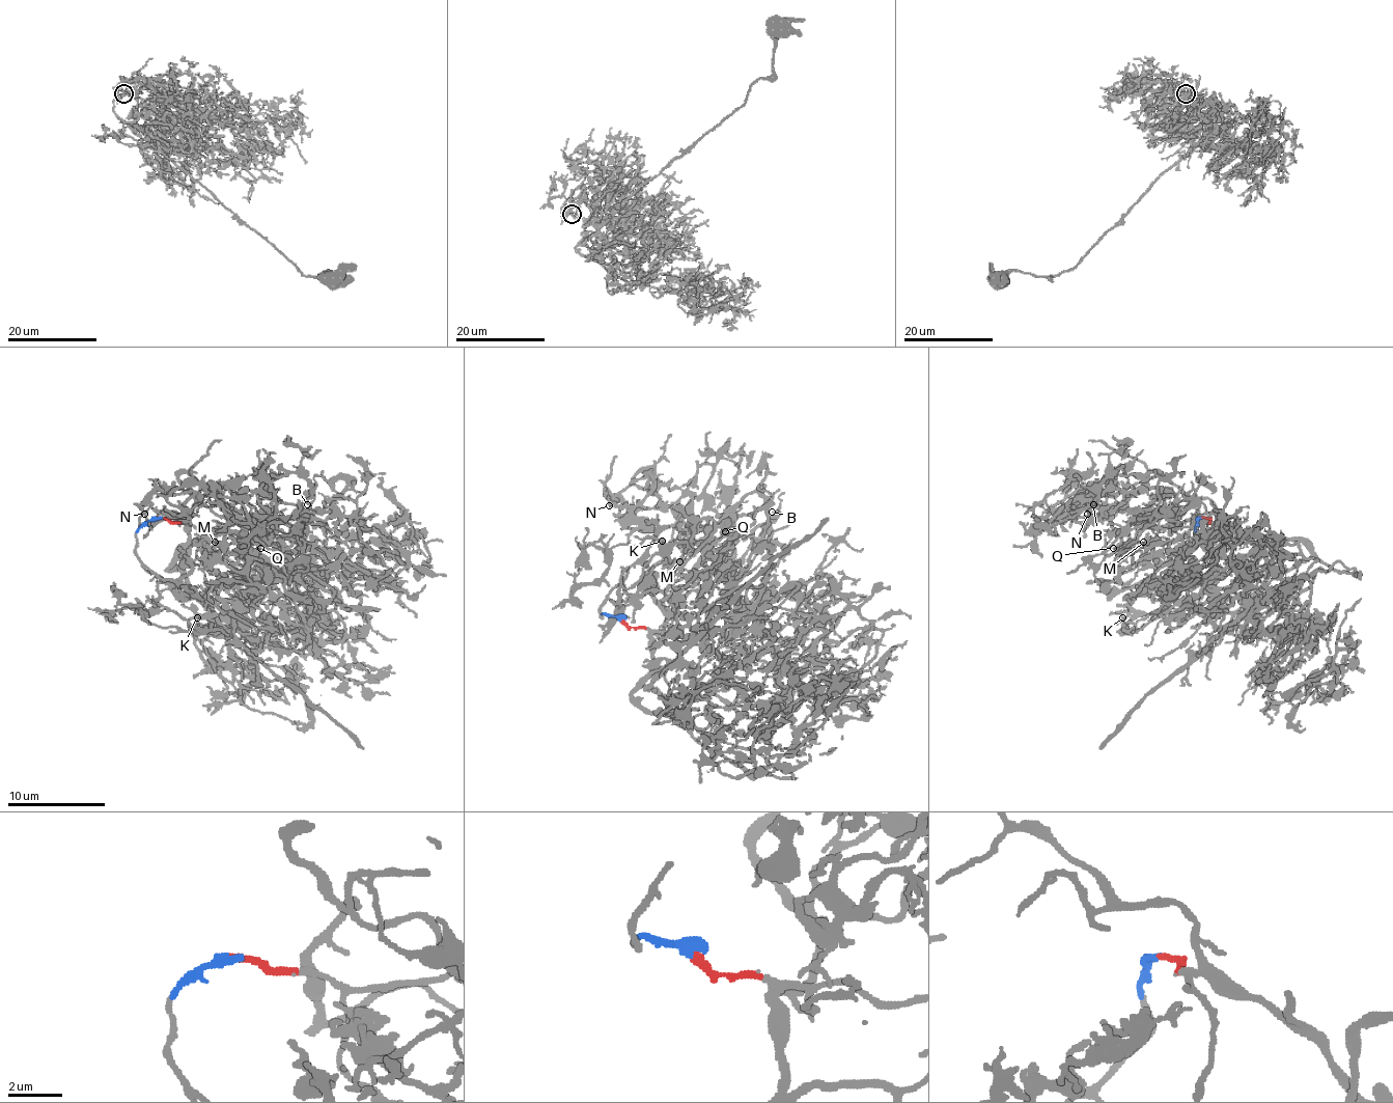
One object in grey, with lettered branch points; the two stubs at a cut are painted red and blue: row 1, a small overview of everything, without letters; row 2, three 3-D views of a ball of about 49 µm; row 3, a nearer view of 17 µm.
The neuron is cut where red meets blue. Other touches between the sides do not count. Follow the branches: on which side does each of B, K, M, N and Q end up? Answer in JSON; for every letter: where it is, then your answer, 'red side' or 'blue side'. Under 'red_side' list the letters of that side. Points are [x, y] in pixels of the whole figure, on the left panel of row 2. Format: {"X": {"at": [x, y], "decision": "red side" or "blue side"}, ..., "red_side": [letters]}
{"B": {"at": [307, 504], "decision": "red side"}, "K": {"at": [197, 617], "decision": "blue side"}, "M": {"at": [215, 542], "decision": "red side"}, "N": {"at": [144, 514], "decision": "red side"}, "Q": {"at": [260, 548], "decision": "red side"}, "red_side": ["B", "M", "N", "Q"]}

